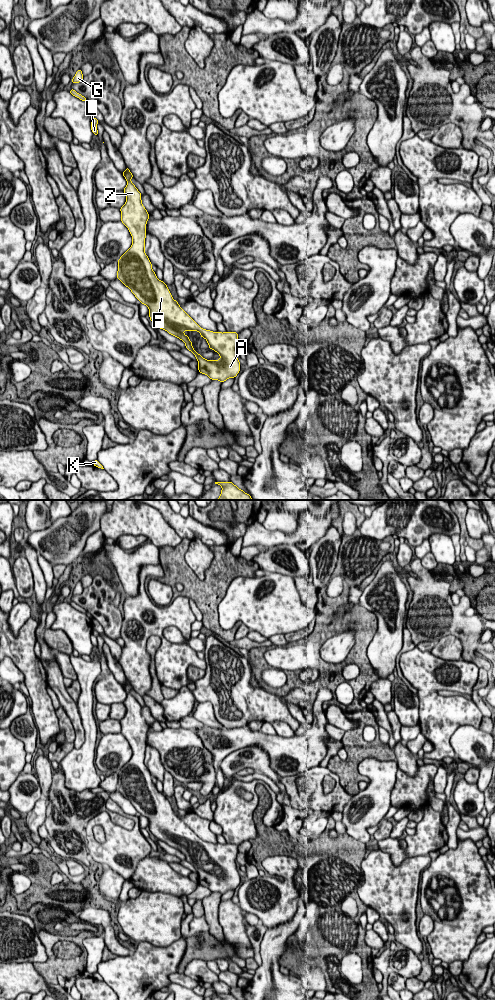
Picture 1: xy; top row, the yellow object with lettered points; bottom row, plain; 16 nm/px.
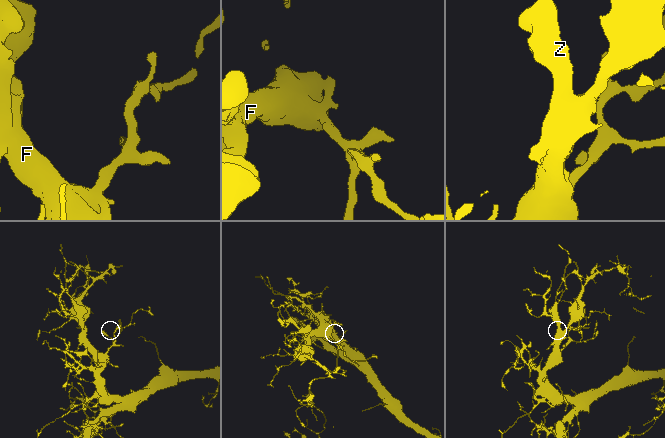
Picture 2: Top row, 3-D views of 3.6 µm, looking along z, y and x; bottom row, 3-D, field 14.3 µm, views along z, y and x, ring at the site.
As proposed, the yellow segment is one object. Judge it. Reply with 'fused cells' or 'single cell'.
fused cells

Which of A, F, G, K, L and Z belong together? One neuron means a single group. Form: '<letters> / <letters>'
A F K L Z / G

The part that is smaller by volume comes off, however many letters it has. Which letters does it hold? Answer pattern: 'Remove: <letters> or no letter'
Remove: G

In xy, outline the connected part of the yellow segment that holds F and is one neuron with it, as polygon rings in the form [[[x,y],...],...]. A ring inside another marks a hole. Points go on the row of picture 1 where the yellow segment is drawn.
[[[127,167],[122,173],[127,181],[123,192],[126,202],[120,208],[121,222],[132,236],[131,247],[120,257],[117,279],[128,287],[135,297],[149,309],[150,320],[160,329],[182,340],[198,361],[198,371],[211,380],[221,383],[235,378],[240,372],[236,355],[238,333],[213,332],[201,328],[175,301],[164,281],[160,281],[152,270],[152,264],[145,254],[146,224],[149,214],[142,204],[141,193],[131,182],[132,173]],[[184,331],[198,331],[206,339],[209,349],[220,355],[219,360],[207,360],[192,347]]]

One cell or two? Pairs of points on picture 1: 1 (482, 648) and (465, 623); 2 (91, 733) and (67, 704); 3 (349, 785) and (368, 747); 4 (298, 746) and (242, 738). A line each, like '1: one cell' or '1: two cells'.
1: one cell
2: two cells
3: one cell
4: one cell

